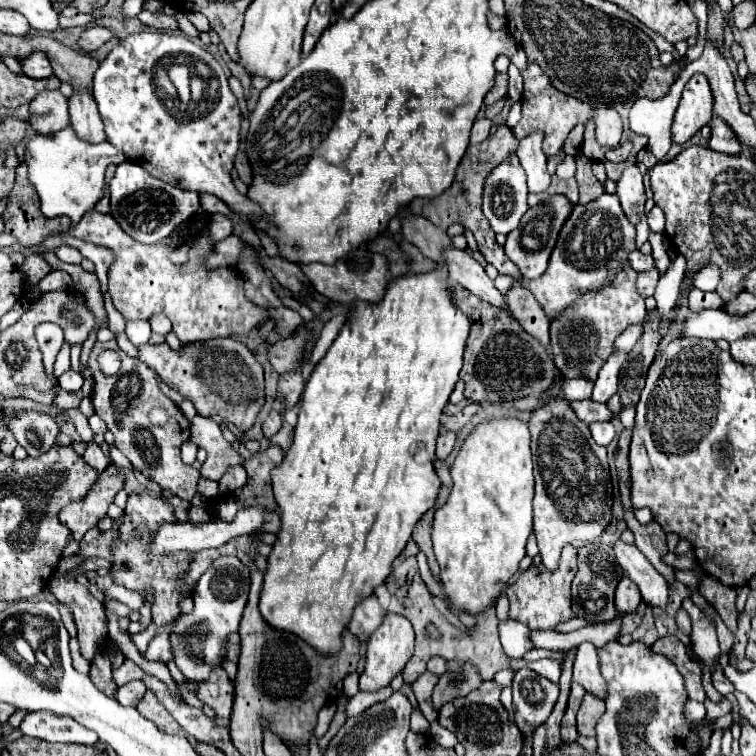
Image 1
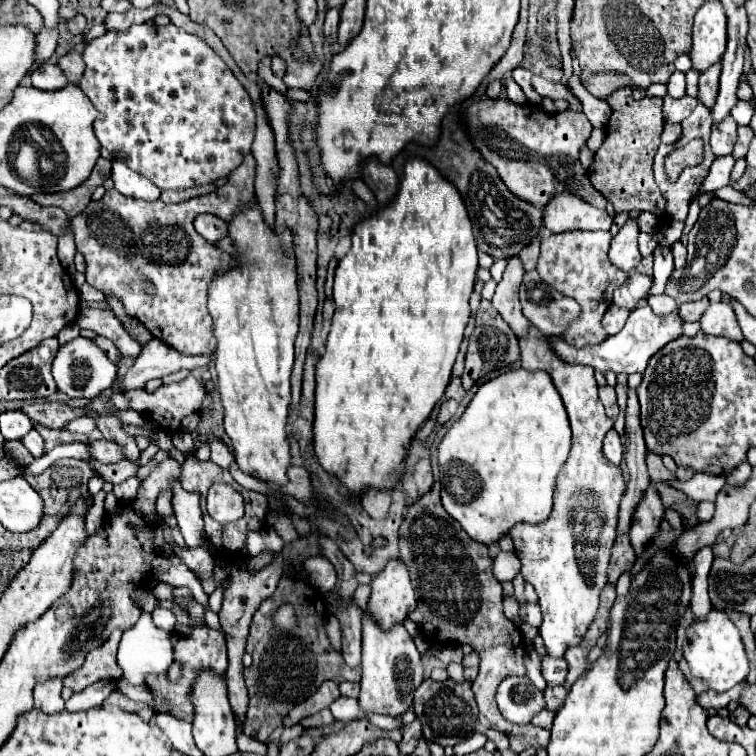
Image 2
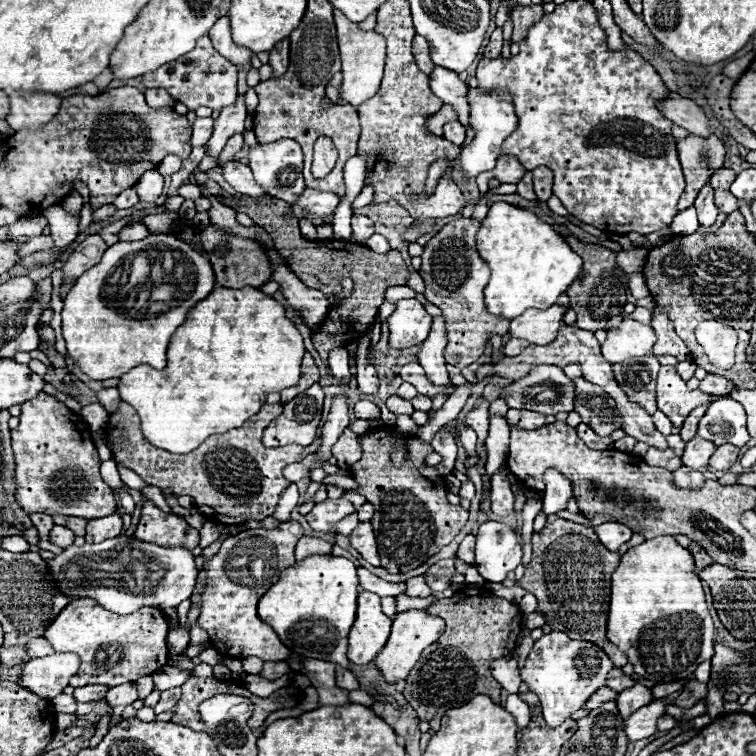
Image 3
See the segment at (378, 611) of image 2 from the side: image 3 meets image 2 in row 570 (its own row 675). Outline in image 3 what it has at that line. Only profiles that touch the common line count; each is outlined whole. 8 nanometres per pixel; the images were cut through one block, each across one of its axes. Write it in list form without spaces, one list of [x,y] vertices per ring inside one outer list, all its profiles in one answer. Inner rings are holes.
[[[408,610],[408,612],[396,614],[392,620],[390,638],[388,638],[386,646],[382,648],[382,652],[376,656],[374,666],[380,670],[380,674],[384,676],[384,680],[388,684],[396,684],[400,680],[406,680],[412,666],[418,662],[422,650],[426,646],[434,644],[442,636],[442,632],[444,632],[444,620],[438,616],[430,616],[424,610]]]

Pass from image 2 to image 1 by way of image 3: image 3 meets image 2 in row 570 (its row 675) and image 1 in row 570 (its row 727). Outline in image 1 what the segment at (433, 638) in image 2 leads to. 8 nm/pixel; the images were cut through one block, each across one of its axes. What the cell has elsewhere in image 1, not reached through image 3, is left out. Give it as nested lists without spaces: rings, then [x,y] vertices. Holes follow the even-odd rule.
[[[432,508],[430,512],[426,512],[426,514],[420,518],[420,522],[414,526],[412,540],[414,540],[414,542],[418,544],[418,548],[426,554],[426,558],[428,558],[428,566],[430,566],[432,574],[438,578],[438,576],[440,576],[440,568],[438,568],[438,562],[436,562],[436,558],[434,558],[434,552],[432,552],[432,540],[430,540],[432,512],[434,512],[434,508]]]

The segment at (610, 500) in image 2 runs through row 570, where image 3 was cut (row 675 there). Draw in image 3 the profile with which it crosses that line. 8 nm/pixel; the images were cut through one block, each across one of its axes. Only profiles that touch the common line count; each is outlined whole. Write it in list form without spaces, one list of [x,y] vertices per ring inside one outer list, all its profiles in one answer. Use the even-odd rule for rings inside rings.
[[[550,632],[534,642],[532,652],[526,658],[526,666],[522,668],[522,680],[532,692],[538,694],[544,720],[550,728],[554,728],[570,718],[570,714],[580,710],[582,704],[604,686],[606,674],[610,670],[610,658],[596,644],[586,640],[570,640],[564,632]]]

